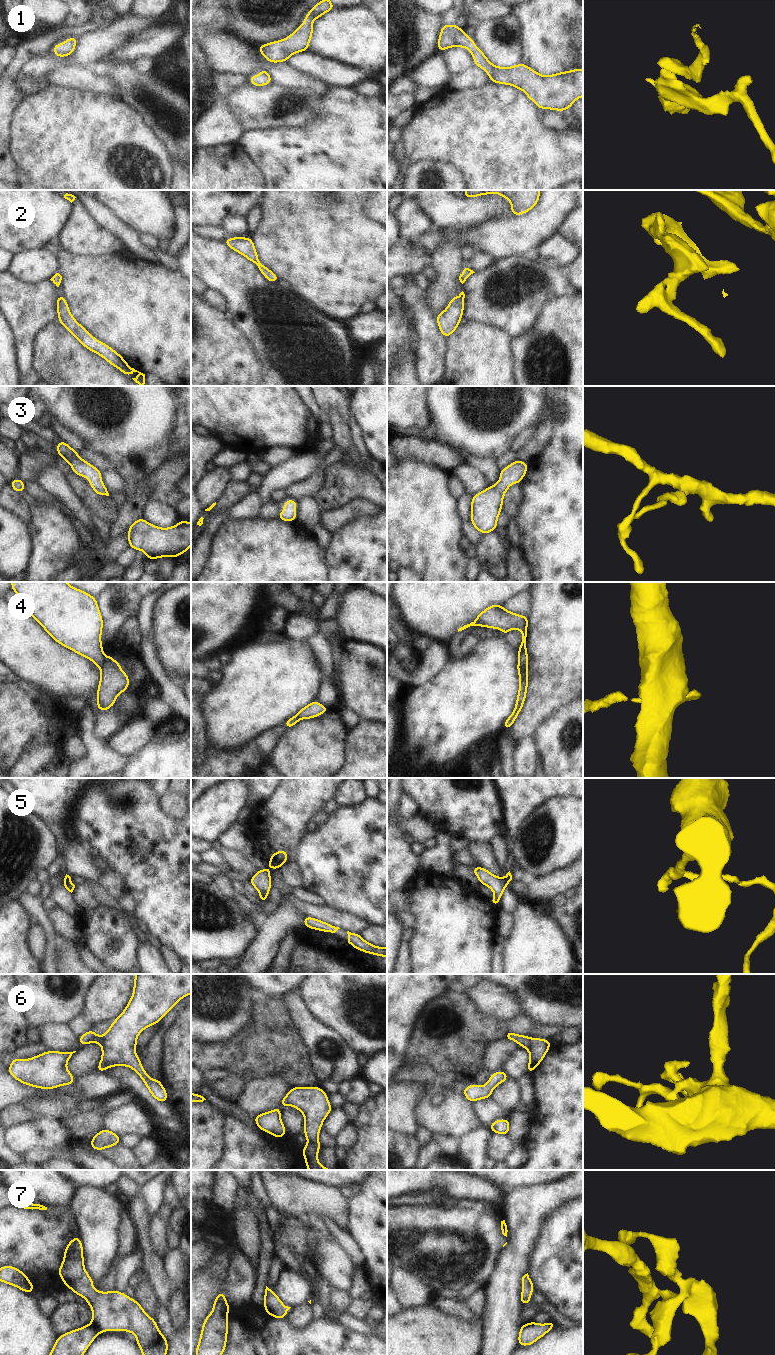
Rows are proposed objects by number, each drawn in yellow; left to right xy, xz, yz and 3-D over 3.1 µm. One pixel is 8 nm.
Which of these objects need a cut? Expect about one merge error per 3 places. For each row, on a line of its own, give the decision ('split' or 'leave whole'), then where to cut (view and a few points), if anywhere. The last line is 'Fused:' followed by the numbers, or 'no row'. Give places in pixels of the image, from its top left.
1: leave whole | no cut
2: leave whole | no cut
3: leave whole | no cut
4: split | yz (518, 661), (527, 678)
5: split | xy (70, 878), (64, 880)
6: leave whole | no cut
7: leave whole | no cut
Fused: 4, 5

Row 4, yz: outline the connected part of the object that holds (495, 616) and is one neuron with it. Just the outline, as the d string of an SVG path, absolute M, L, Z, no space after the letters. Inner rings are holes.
M494 604L484 609L476 619L470 624L464 625L458 629L462 631L470 626L483 626L491 629L499 629L505 636L509 631L517 628L521 631L522 642L518 648L519 662L522 664L526 677L528 678L528 652L526 646L526 637L528 630L529 617L515 614L506 610L502 605Z

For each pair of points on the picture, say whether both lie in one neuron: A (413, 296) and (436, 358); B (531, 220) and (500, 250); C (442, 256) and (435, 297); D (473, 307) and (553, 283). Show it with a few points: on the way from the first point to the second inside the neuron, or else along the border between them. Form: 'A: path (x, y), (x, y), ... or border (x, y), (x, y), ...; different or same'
A: path (420, 311), (425, 321), (430, 343); same
B: path (523, 228), (508, 242); same
C: path (442, 266), (442, 287); same
D: path (493, 307), (503, 310), (511, 308), (533, 294); same

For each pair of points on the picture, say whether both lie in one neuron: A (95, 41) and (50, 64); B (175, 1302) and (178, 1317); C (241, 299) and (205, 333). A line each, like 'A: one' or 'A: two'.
A: one
B: one
C: two

